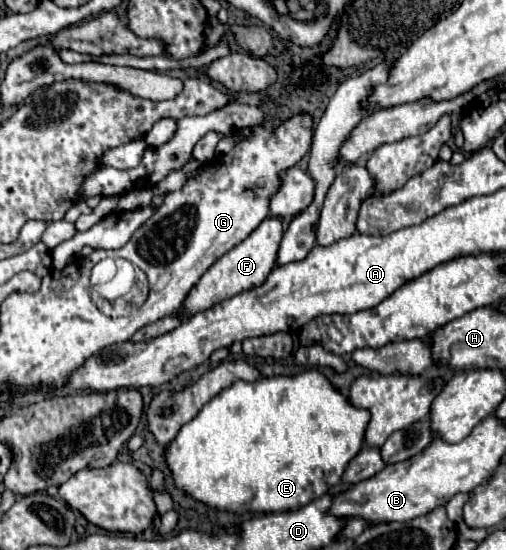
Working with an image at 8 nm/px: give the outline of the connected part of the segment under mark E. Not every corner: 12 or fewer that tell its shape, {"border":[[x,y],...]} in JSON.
{"border":[[314,369],[236,381],[164,449],[238,515],[340,483],[370,413]]}

